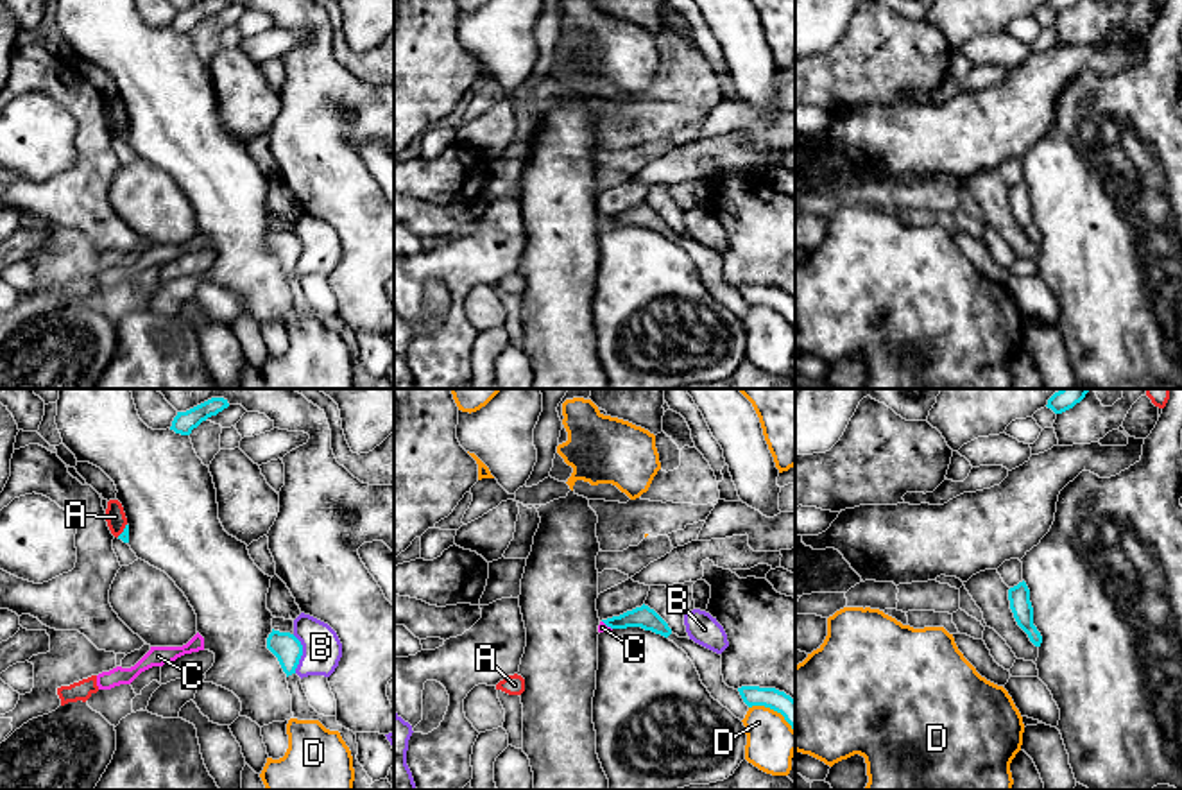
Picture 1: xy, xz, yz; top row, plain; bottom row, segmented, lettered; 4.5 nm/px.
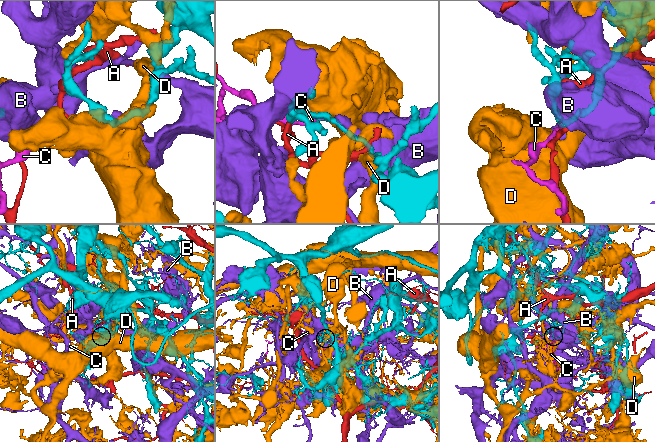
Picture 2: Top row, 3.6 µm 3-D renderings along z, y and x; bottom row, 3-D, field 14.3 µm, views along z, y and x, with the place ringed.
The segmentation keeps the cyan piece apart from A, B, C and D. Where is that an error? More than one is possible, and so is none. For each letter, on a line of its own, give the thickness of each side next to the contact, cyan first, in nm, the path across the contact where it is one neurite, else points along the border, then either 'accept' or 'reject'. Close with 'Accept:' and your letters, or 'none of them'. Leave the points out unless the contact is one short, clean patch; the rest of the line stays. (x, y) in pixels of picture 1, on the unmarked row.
A: 50 nm thick on the cyan side, 90 nm on the other; reject
B: 120 nm thick on the cyan side, 180 nm on the other; reject
C: 100 nm thick on the cyan side, 50 nm on the other; runs through xz (643, 215), (608, 224), (602, 226); accept
D: 110 nm thick on the cyan side, 220 nm on the other; reject
Accept: C

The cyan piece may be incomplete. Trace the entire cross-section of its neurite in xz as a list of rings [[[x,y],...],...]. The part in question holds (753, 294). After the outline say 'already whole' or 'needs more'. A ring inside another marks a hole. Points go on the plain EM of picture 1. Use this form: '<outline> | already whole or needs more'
[[[741,285],[738,287],[738,290],[749,306],[752,305],[770,306],[781,312],[795,330],[795,299],[790,294],[775,287],[759,287],[759,285]]] | already whole

